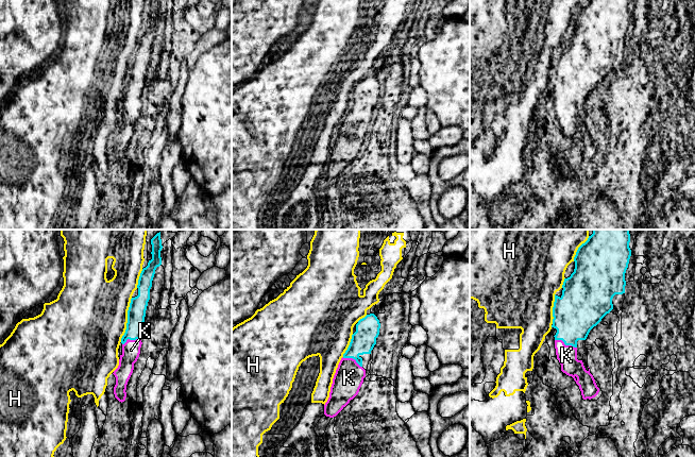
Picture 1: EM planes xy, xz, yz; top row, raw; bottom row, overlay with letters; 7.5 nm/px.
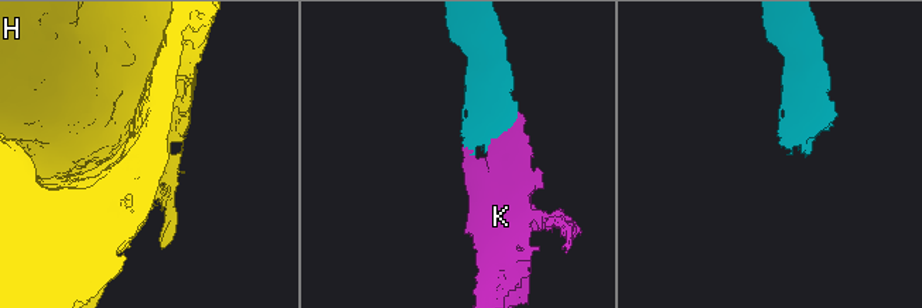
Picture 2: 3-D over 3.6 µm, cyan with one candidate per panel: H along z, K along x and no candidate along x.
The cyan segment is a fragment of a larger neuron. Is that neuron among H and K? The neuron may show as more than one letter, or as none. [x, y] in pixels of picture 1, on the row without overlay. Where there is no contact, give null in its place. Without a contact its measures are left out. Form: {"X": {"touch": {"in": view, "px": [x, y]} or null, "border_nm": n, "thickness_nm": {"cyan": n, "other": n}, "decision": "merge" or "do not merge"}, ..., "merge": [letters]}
{"H": {"touch": {"in": "xy", "px": [128, 82]}, "border_nm": 340, "thickness_nm": {"cyan": 140, "other": 480}, "decision": "do not merge"}, "K": {"touch": {"in": "yz", "px": [565, 106]}, "border_nm": 180, "thickness_nm": {"cyan": 340, "other": 150}, "decision": "merge"}, "merge": ["K"]}

